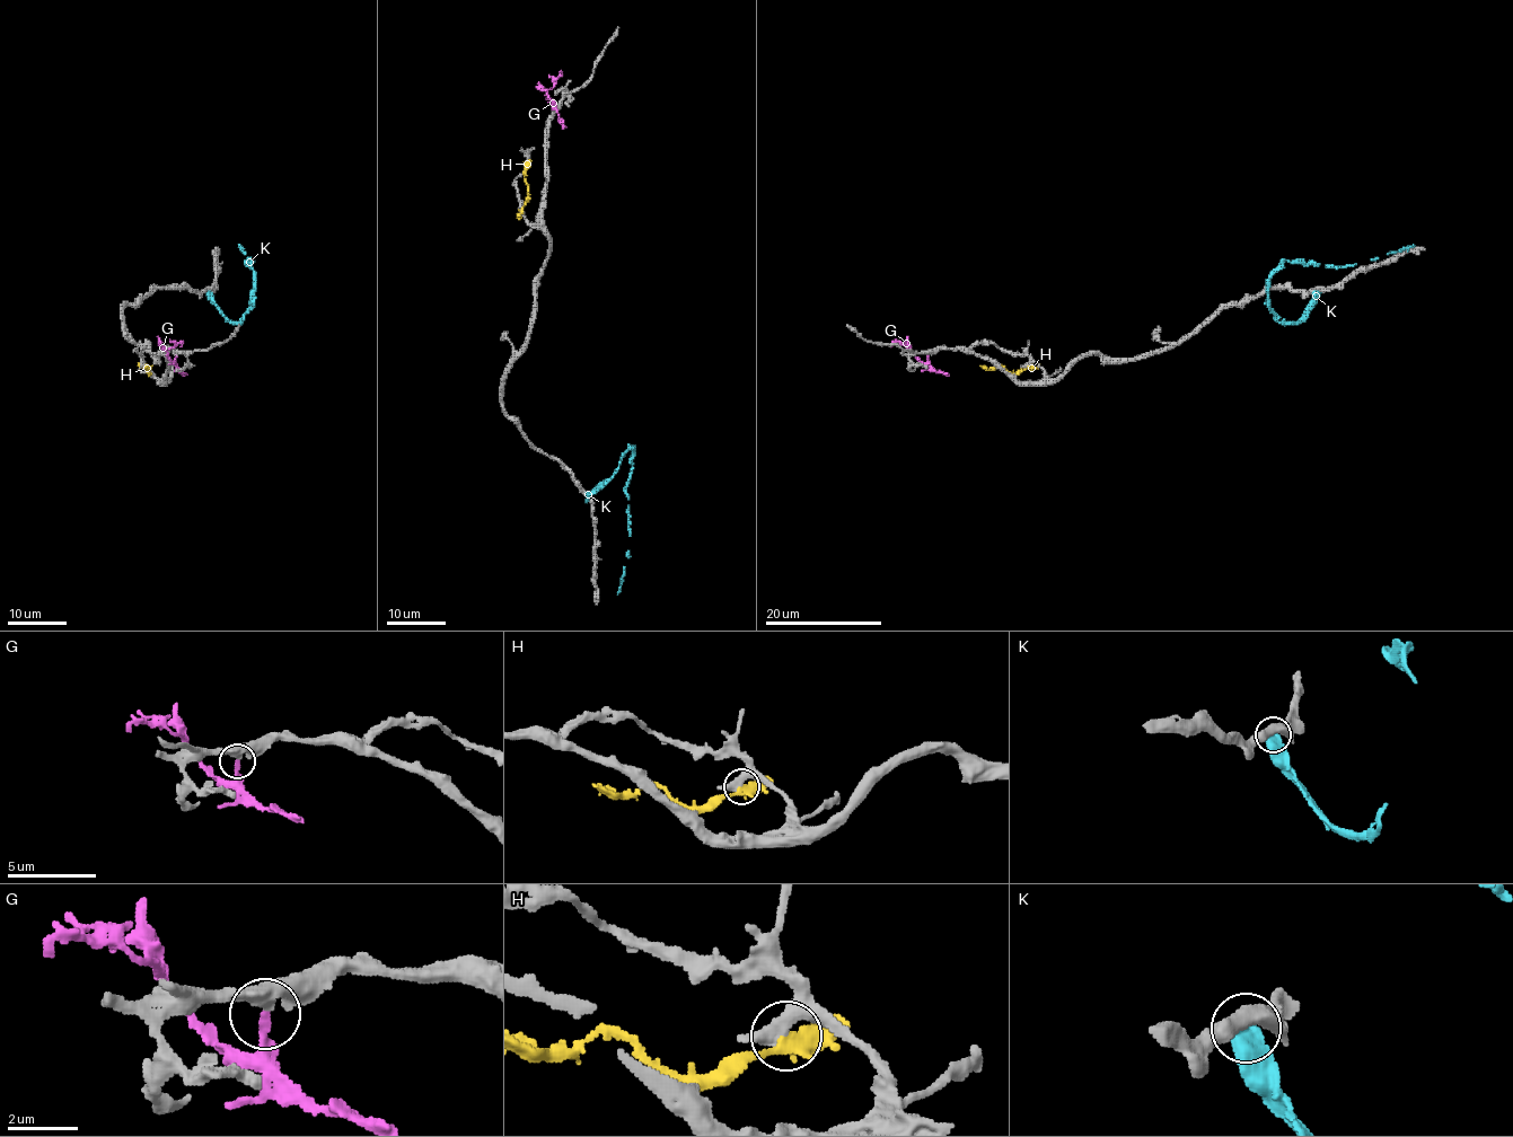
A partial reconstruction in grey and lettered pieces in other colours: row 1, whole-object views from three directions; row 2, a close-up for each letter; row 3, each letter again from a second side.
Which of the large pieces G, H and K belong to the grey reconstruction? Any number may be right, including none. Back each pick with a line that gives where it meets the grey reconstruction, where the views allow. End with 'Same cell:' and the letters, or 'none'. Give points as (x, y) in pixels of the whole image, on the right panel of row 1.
G: Touches grey at (927, 355)
Same cell: G

